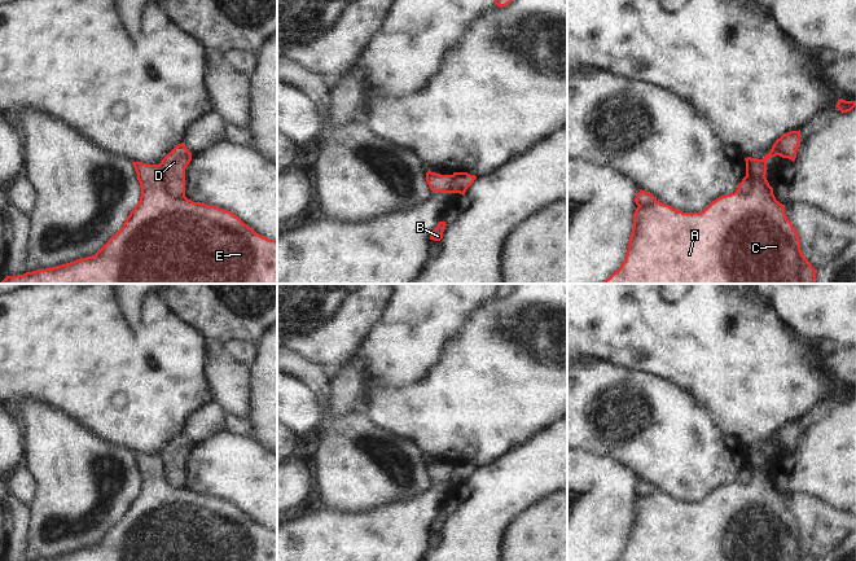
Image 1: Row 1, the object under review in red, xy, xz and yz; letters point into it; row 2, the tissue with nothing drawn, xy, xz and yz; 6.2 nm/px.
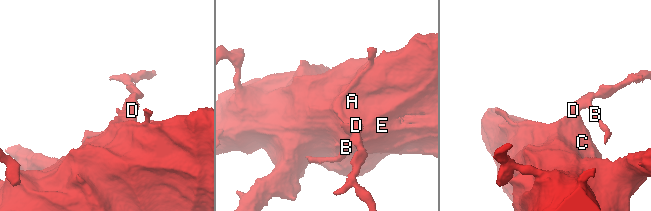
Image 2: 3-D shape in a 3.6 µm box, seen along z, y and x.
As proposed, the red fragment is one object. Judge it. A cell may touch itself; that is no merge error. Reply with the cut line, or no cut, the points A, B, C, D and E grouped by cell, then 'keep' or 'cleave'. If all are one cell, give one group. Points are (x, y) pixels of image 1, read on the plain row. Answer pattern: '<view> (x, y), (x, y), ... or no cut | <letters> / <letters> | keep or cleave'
xy (158, 455), (162, 463), (162, 478), (174, 487), (184, 487) | A C E / B D | cleave

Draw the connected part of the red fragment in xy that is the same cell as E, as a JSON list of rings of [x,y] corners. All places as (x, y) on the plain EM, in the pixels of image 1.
[[[133,452],[141,478],[139,494],[123,517],[92,547],[52,558],[36,561],[277,561],[277,531],[269,530],[245,514],[233,503],[193,492],[186,487],[174,488],[163,479],[159,455]]]

